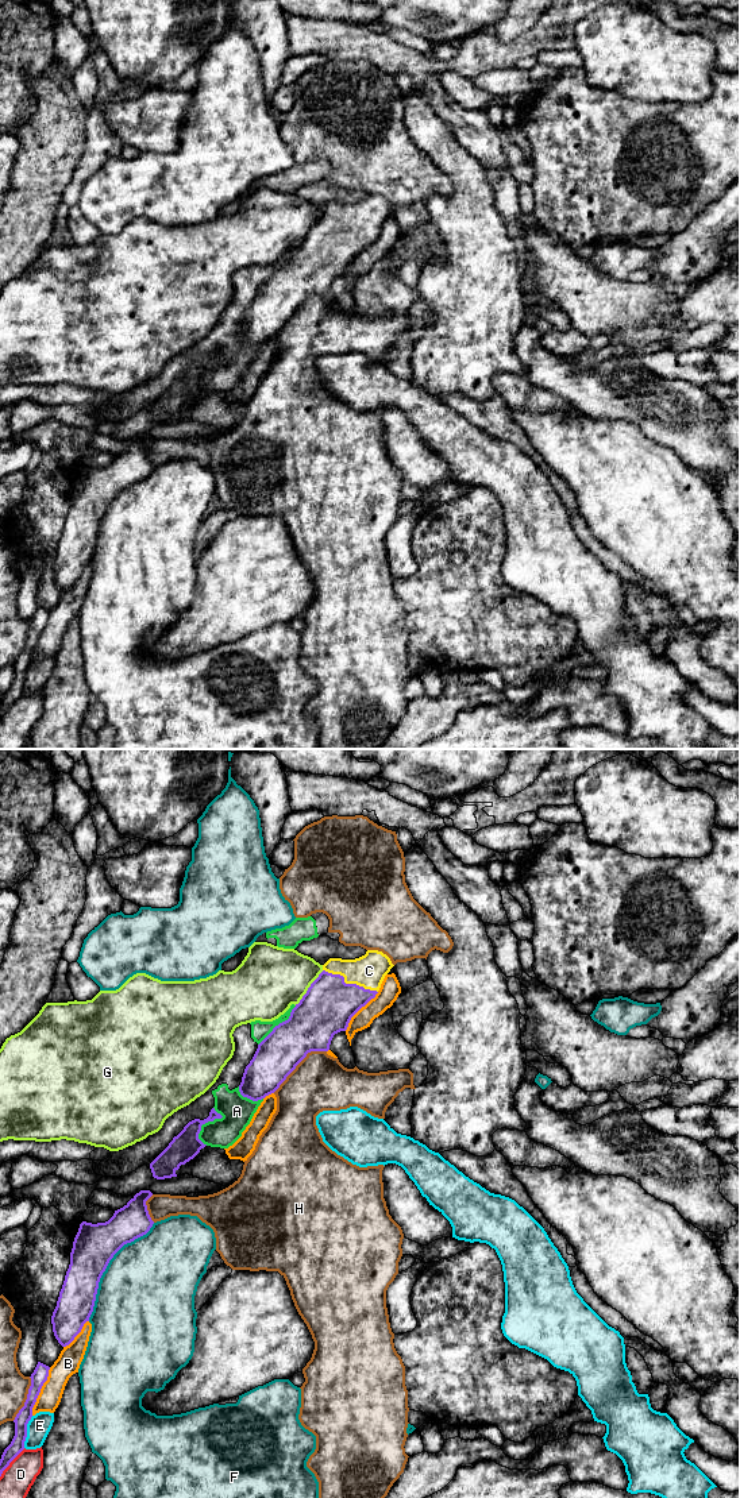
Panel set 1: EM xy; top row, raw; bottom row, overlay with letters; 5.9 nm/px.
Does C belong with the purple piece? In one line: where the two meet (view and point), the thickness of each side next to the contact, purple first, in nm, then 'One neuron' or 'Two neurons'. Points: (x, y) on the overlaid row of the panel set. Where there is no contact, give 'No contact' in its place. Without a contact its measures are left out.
Touches purple at xy (349, 984). Thickness 320 nm (purple) against 200 nm. One neuron

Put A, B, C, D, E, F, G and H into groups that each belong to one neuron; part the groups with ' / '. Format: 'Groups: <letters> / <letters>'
Groups: A / B / C / D / E / F / G / H

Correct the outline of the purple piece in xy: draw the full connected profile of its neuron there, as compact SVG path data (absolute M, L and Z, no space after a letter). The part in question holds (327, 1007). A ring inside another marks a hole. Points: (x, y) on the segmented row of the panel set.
M367 950L355 960L329 958L323 972L292 1009L288 1020L280 1023L258 1045L246 1066L239 1092L253 1101L274 1093L286 1077L311 1051L328 1051L335 1034L346 1031L351 1018L378 993L385 976L394 965L378 950Z

